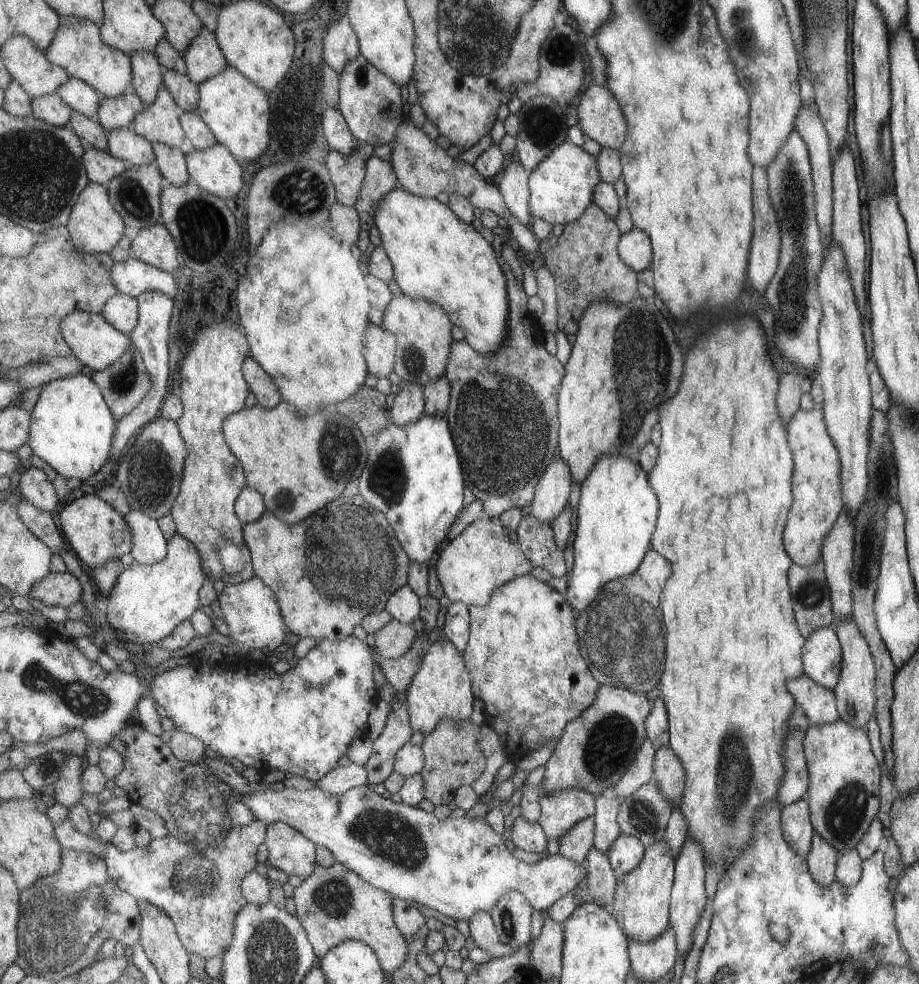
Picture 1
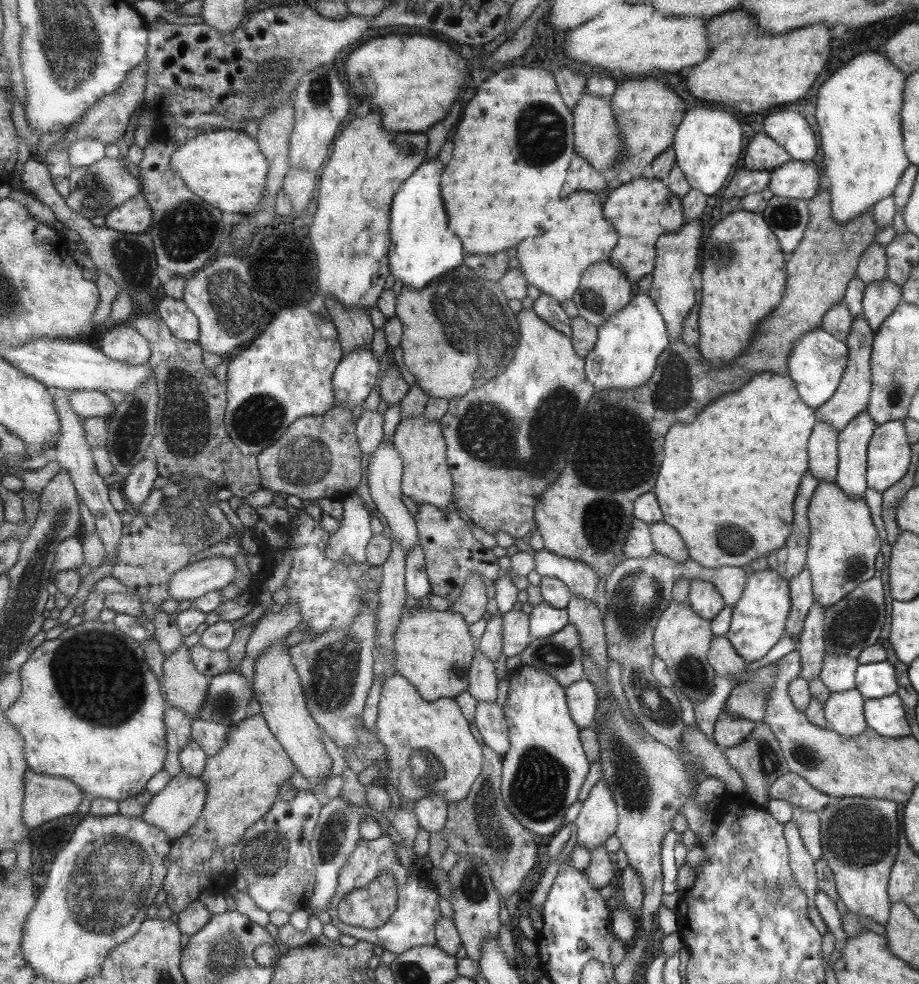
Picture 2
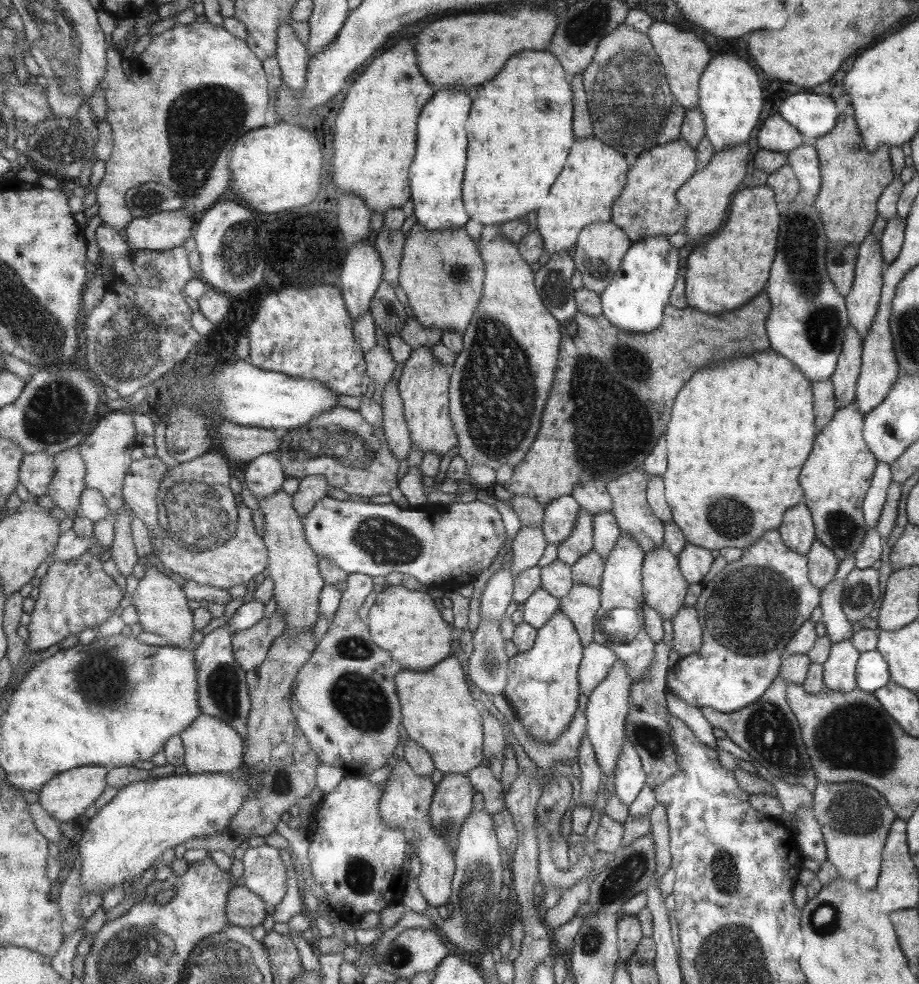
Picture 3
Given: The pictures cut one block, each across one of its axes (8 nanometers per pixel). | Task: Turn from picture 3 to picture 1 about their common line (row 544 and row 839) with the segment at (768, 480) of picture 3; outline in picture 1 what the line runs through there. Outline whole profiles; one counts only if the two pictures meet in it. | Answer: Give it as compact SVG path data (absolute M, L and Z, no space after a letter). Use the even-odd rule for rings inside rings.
M739 318L733 322L723 322L715 326L701 342L687 352L687 366L683 366L683 378L675 396L667 400L663 406L663 418L659 418L661 426L661 444L657 462L651 472L651 486L655 486L655 494L659 494L659 526L655 526L655 534L651 534L652 550L659 550L663 558L671 558L671 578L667 578L667 586L663 586L663 624L667 626L667 642L671 642L671 658L667 658L667 666L663 670L663 702L669 718L668 746L679 758L683 768L685 781L680 805L678 806L685 820L686 836L699 844L703 852L703 862L712 864L718 877L733 866L737 856L752 842L754 813L768 801L776 800L778 785L783 777L782 741L787 720L794 709L794 696L785 690L785 680L802 675L802 650L805 638L797 632L789 586L787 586L787 568L791 566L789 556L781 544L781 532L787 518L787 510L793 502L791 498L791 474L794 472L791 450L787 445L786 428L777 413L775 396L778 392L777 372L771 366L765 350L765 334L755 318Z

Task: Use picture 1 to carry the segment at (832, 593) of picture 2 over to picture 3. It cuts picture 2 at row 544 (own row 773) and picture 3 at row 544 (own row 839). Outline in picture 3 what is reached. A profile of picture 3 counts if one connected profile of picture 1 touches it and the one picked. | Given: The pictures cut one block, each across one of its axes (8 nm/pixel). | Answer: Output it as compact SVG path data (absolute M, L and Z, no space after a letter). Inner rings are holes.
M854 403L837 408L831 420L818 430L815 452L807 456L807 464L803 464L803 476L799 476L799 480L803 480L803 494L807 494L802 504L810 513L814 538L822 541L838 561L853 554L868 531L861 516L861 500L864 500L869 489L869 480L878 460L866 446L862 422L863 416Z

